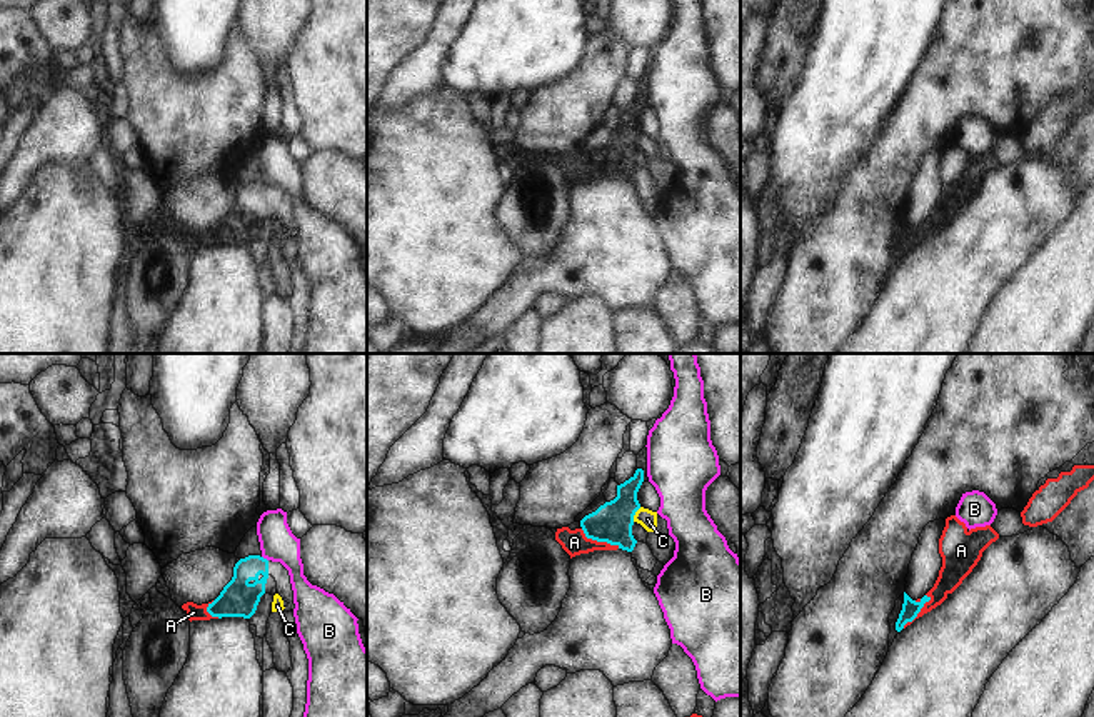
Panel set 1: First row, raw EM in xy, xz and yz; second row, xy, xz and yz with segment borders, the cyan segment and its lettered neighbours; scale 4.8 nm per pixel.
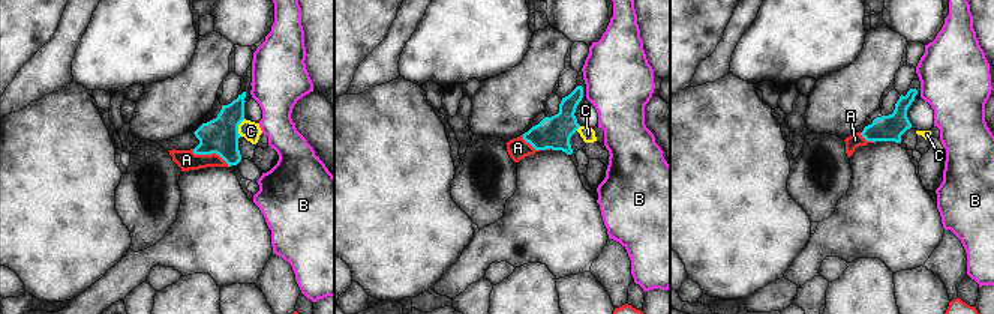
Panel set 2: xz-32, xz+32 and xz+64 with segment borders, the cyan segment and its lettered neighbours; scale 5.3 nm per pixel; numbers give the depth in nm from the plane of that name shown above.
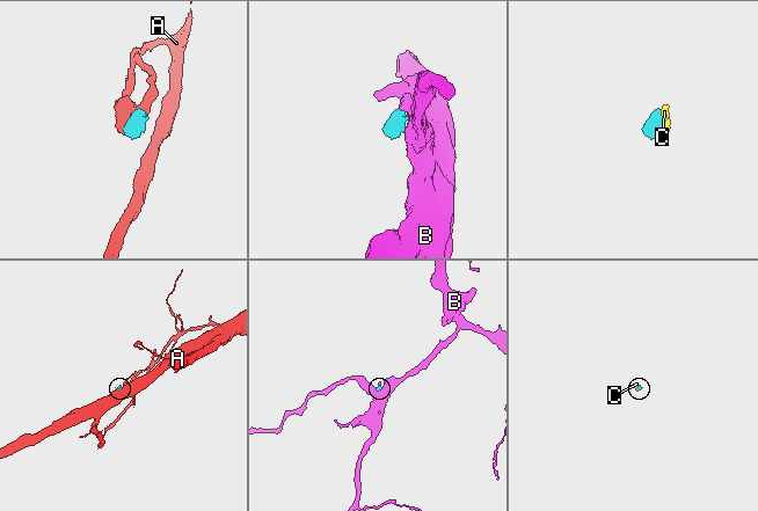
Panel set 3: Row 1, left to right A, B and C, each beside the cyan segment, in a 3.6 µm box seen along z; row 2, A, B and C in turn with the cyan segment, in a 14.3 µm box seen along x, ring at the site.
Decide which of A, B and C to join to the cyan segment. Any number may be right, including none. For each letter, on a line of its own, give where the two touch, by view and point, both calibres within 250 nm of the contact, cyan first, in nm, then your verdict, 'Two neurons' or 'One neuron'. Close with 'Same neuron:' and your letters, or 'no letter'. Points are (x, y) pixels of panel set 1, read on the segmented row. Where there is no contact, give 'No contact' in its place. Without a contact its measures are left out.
A: Touches cyan at xz (599, 541). Thickness 190 nm (cyan) against 120 nm. Two neurons
B: Touches cyan at xy (265, 559). Thickness 180 nm (cyan) against 170 nm. Two neurons
C: Touches cyan at xz (634, 514). Thickness 190 nm (cyan) against 90 nm. Two neurons
Same neuron: no letter.

